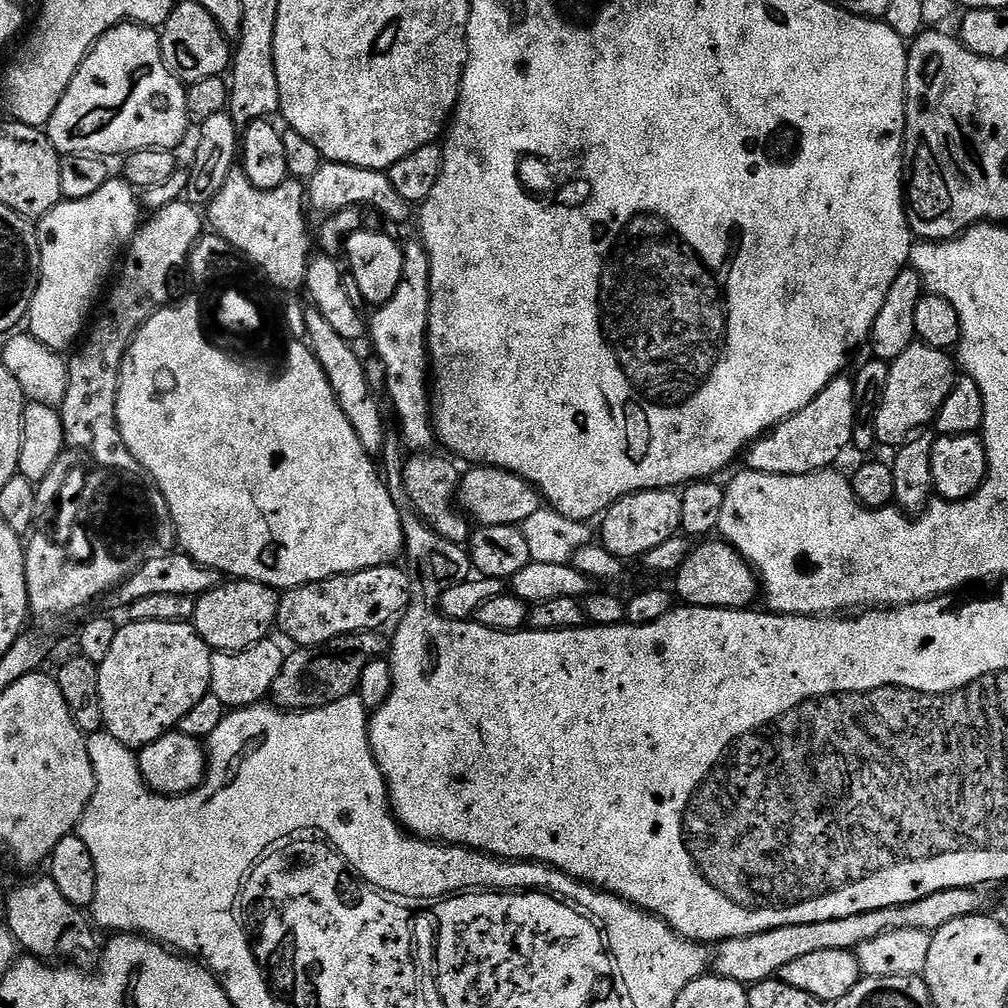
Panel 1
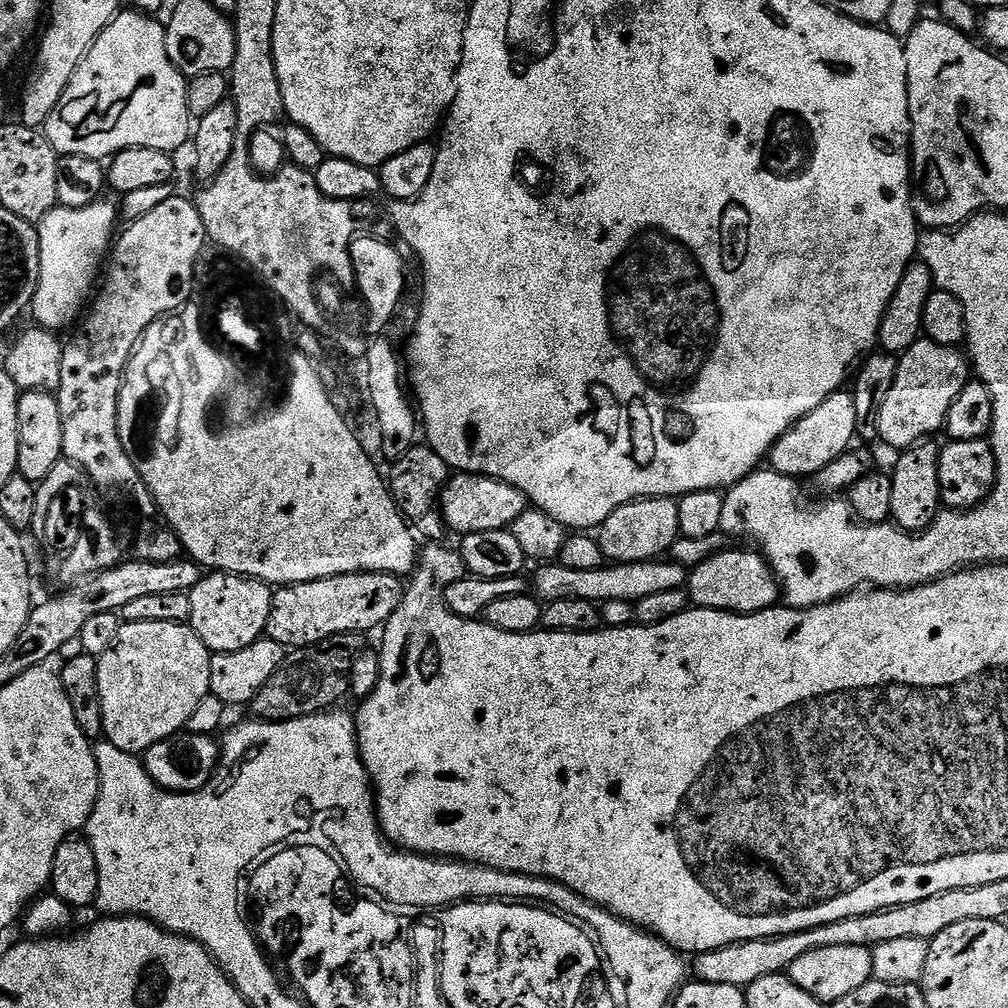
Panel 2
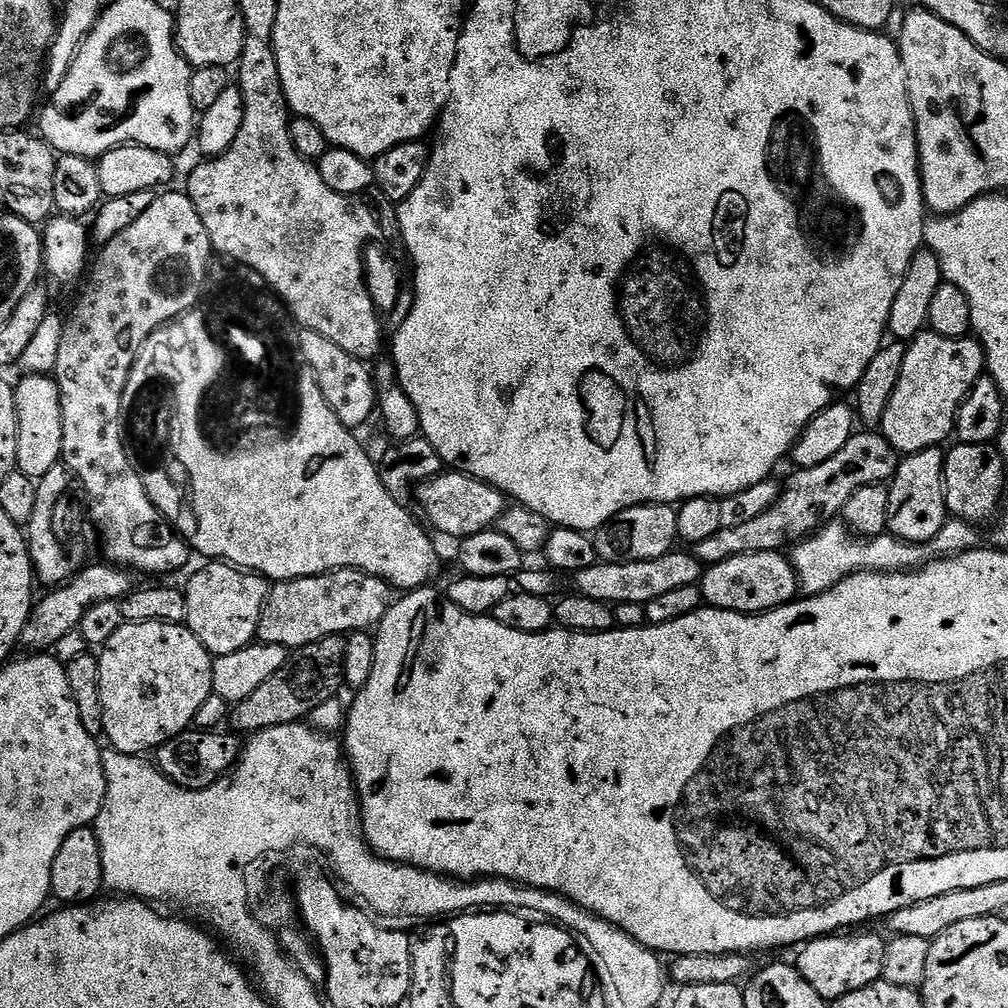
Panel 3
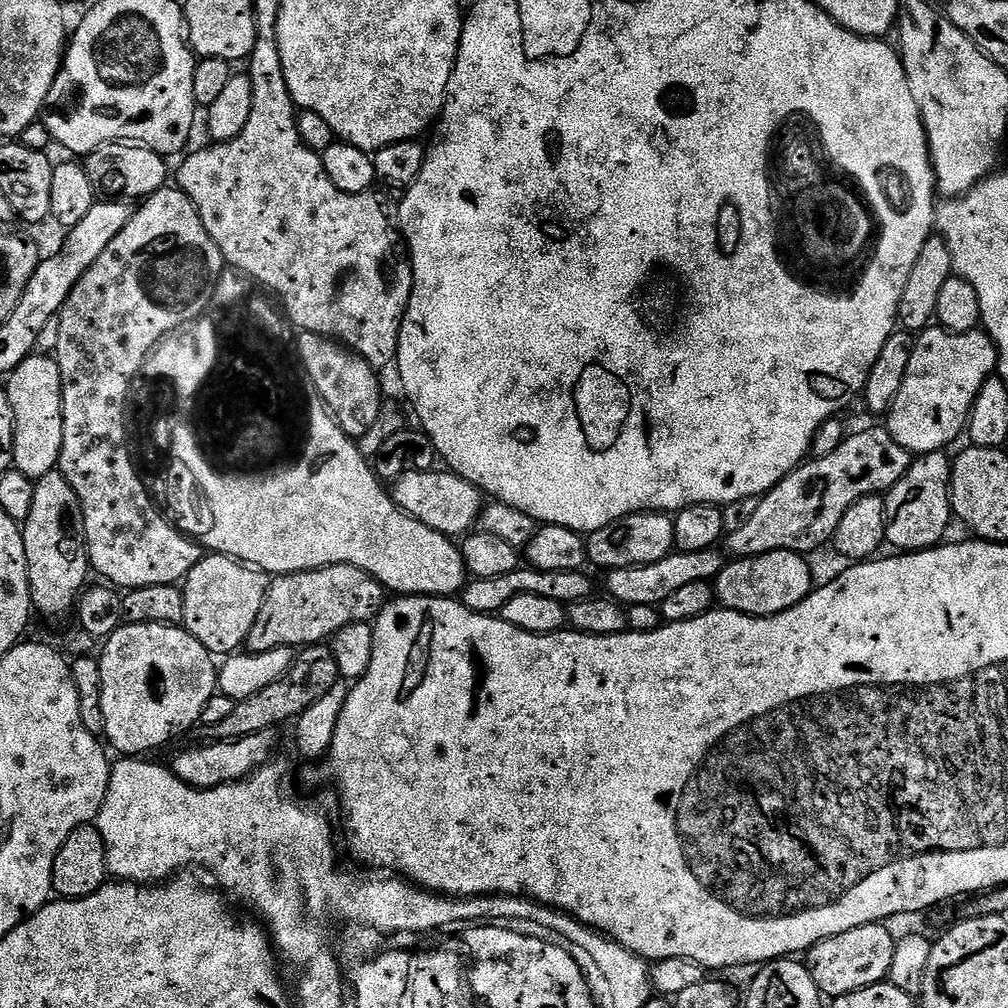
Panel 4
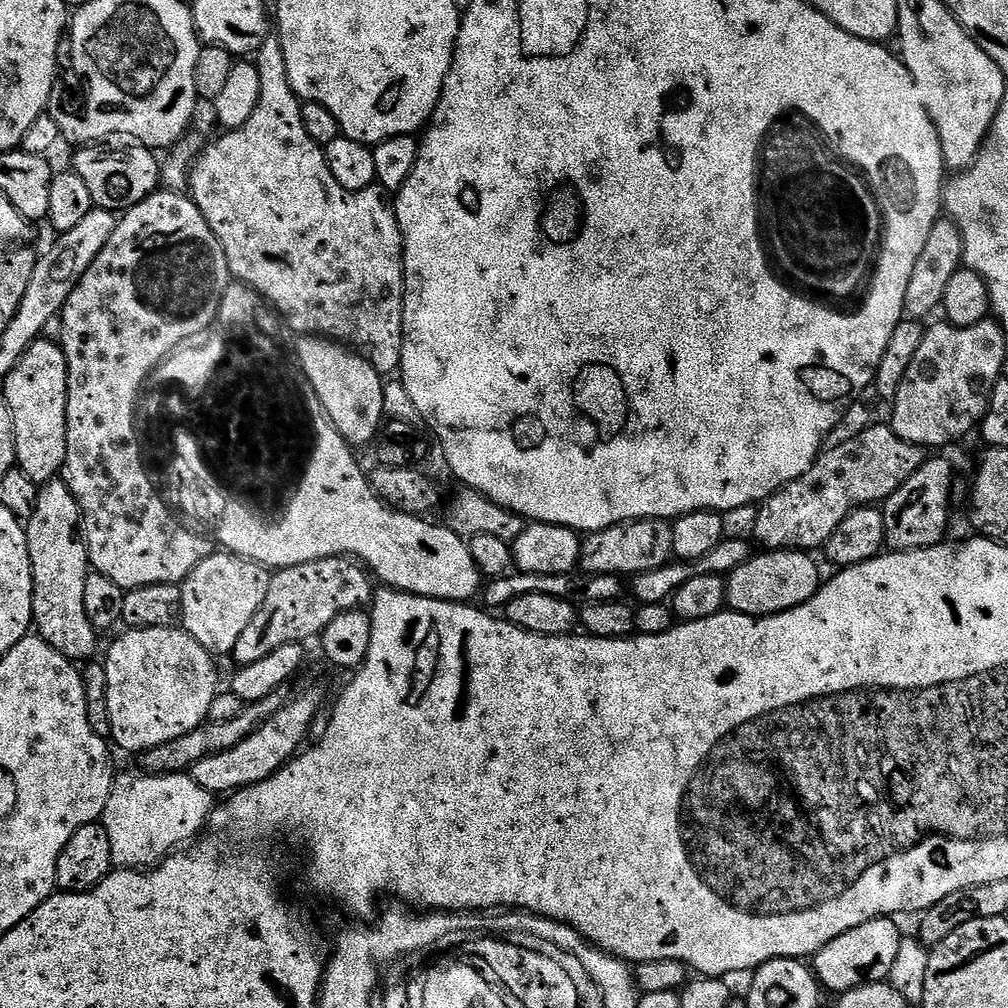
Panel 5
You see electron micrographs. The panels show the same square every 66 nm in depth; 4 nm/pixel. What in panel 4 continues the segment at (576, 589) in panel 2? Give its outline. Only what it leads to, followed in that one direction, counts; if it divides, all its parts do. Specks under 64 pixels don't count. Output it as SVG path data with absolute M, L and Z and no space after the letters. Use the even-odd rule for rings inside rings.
M707 548L697 552L682 552L673 550L662 562L650 562L646 566L626 566L625 568L614 568L607 573L608 592L607 595L616 603L622 605L650 606L659 605L670 598L689 582L715 581L716 576L724 569L726 556L723 551L716 548Z

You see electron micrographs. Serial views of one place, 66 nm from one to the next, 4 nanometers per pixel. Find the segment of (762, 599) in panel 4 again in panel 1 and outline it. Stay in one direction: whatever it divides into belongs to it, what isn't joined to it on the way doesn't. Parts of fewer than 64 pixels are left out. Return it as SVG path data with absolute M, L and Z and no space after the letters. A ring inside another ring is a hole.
M708 538L703 542L697 543L692 552L682 562L682 566L674 574L676 588L674 592L680 596L685 605L693 608L738 608L747 609L755 600L758 600L758 577L751 564L741 558L740 553L723 538Z

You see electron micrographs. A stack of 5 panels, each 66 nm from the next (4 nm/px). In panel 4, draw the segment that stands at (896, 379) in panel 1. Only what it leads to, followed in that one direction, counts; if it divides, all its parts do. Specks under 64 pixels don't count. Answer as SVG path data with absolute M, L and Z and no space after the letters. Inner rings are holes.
M939 326L925 328L915 341L902 390L886 413L886 427L894 442L908 452L942 452L965 435L978 390L997 371L996 344L983 330L948 332Z

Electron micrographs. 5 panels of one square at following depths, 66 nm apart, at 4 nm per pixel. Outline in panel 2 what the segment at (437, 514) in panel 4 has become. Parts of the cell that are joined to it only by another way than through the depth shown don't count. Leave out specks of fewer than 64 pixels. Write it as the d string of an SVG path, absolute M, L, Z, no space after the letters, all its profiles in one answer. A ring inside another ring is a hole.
M472 472L456 474L440 493L440 512L445 525L461 537L482 534L482 530L511 529L513 522L529 511L530 505L522 490L489 476L475 476Z

